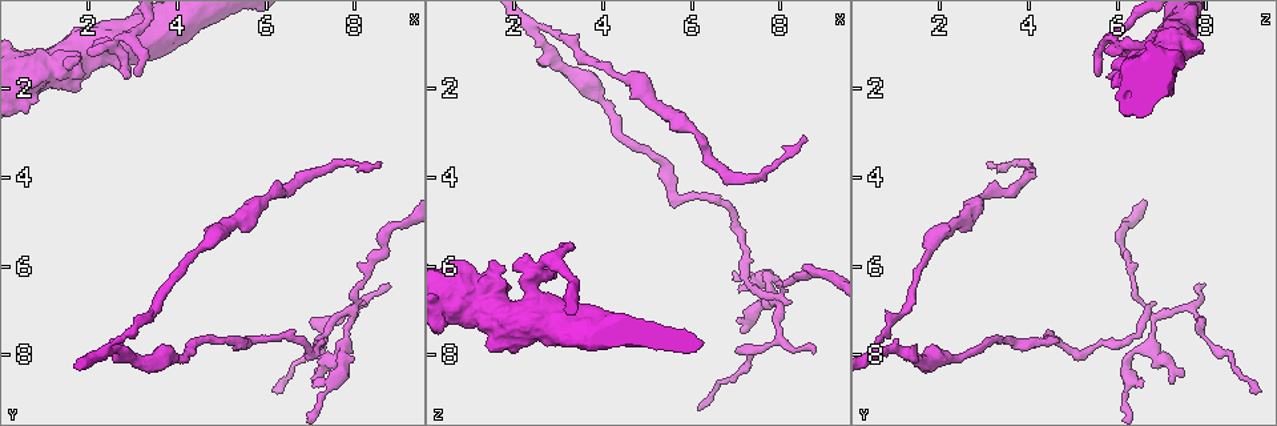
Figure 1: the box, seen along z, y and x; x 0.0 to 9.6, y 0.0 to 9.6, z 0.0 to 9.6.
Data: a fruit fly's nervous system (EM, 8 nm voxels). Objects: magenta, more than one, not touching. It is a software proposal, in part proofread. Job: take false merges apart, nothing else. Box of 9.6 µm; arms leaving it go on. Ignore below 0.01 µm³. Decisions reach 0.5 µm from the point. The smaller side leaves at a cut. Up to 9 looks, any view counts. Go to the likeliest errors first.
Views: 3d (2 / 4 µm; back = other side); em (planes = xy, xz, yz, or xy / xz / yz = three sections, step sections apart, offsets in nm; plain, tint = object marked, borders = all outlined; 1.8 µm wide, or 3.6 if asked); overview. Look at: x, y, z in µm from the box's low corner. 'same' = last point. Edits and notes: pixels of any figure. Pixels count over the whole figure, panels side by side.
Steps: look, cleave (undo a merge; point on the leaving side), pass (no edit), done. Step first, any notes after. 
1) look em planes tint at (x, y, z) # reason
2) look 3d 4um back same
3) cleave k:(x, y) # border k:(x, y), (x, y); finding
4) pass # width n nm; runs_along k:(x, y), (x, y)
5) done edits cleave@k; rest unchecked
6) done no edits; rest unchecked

look 3d 4um at (8.05, 3.75, 3.55) # a narrow waist

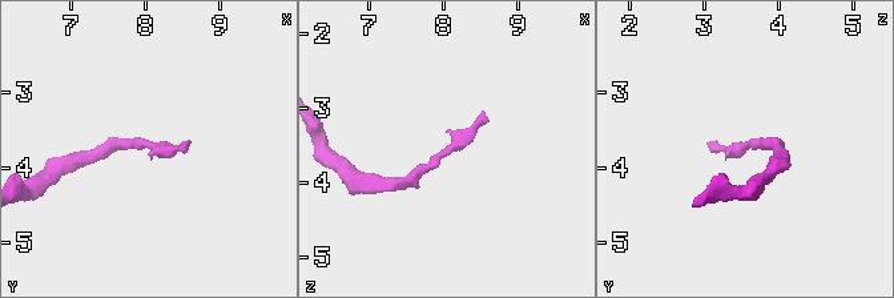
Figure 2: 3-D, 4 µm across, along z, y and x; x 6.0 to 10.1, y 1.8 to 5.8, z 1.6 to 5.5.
look em yz step 16 tint at (8.10, 3.70, 3.55) # shape alone is not enough

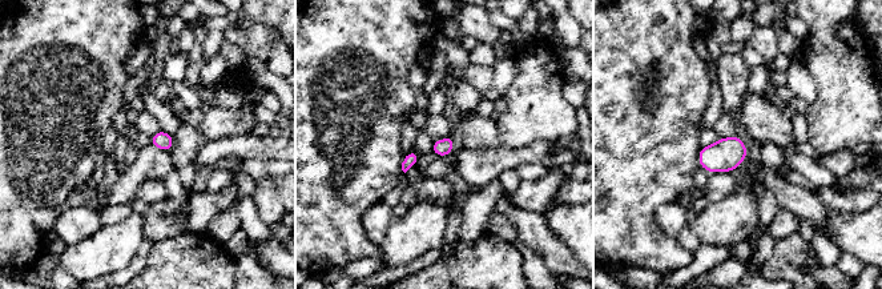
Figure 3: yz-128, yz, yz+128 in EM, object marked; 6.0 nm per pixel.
pass # all the same neuron

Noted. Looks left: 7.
look 3d 2um at (7.90, 7.00, 6.75) # four or more arms meet

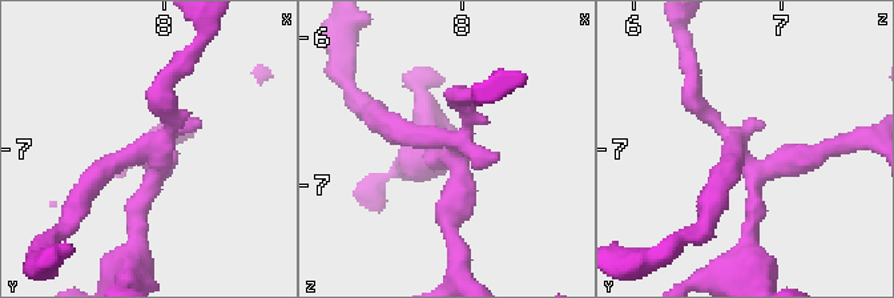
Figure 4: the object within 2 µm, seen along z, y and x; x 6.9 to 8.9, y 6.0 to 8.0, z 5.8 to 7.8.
look em planes plain at (7.90, 7.04, 6.70) # now the EM

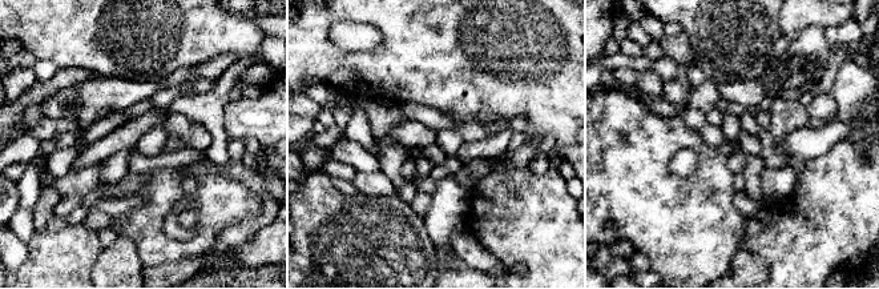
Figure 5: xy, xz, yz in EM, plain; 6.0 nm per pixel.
look em planes tint same

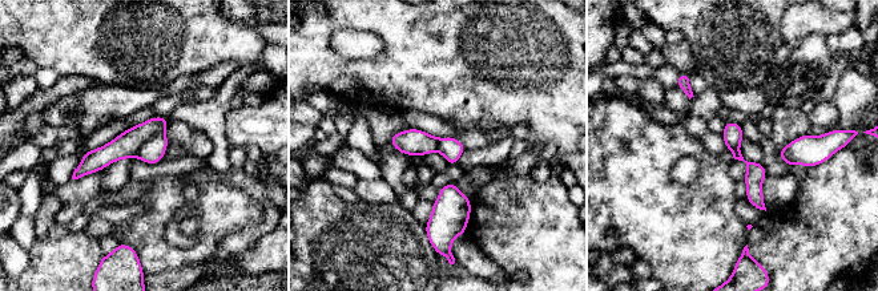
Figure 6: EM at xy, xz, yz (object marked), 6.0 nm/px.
cleave 6:(152, 152) # arms 4; two neurons meet here

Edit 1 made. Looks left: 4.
look overview

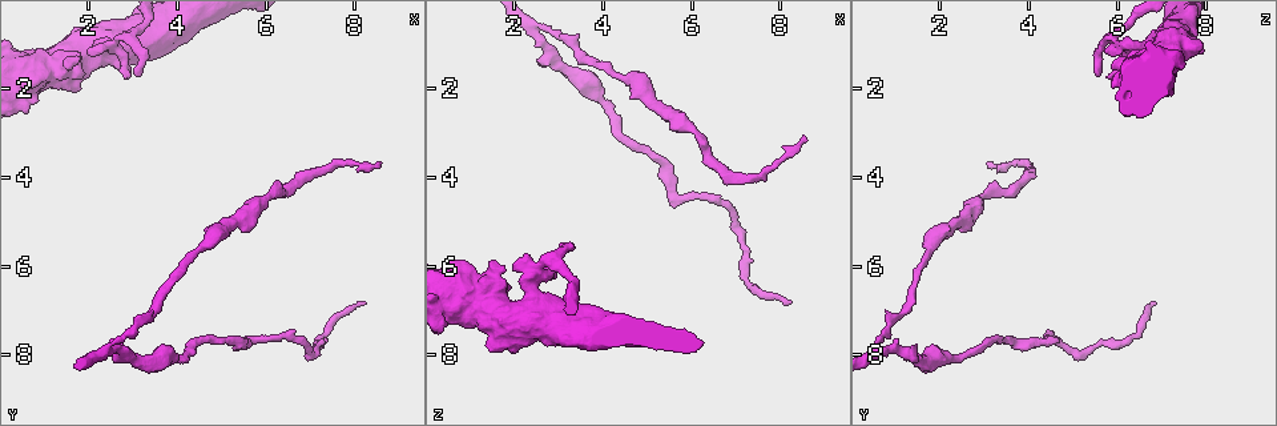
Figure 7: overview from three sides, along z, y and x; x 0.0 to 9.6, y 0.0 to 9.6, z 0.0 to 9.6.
look em yz step 8 tint at (2.50, 7.95, 0.65) # narrows sharply

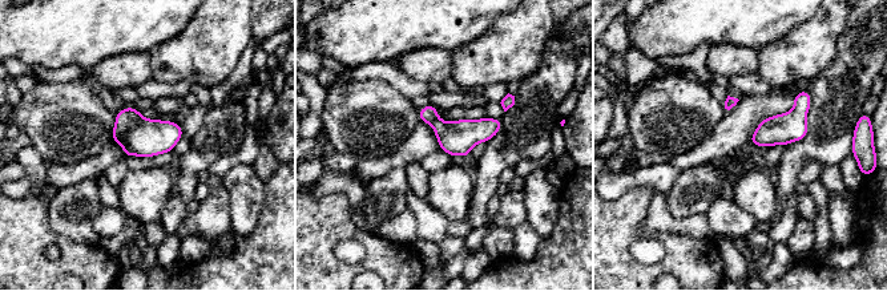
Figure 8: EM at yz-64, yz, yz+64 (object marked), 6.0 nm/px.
look em planes borders same # cut it another way

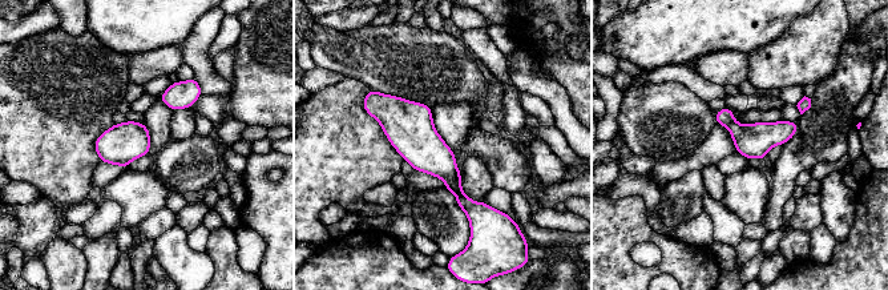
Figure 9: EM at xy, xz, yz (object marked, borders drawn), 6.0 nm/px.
pass # width 200 nm; runs_along 9:(375, 104), (452, 177), (475, 210), (488, 210); continuous, no second neuron

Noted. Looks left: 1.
done edits cleave@6; rest unchecked

